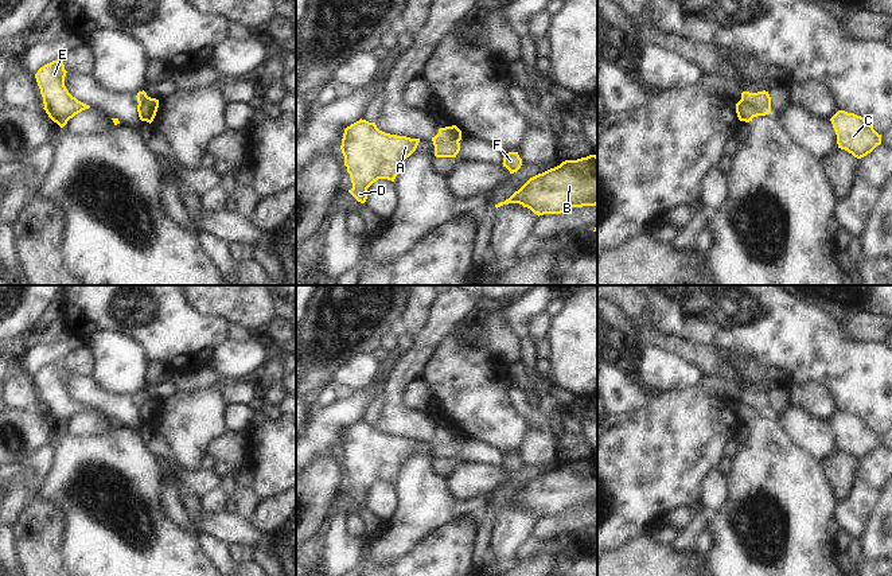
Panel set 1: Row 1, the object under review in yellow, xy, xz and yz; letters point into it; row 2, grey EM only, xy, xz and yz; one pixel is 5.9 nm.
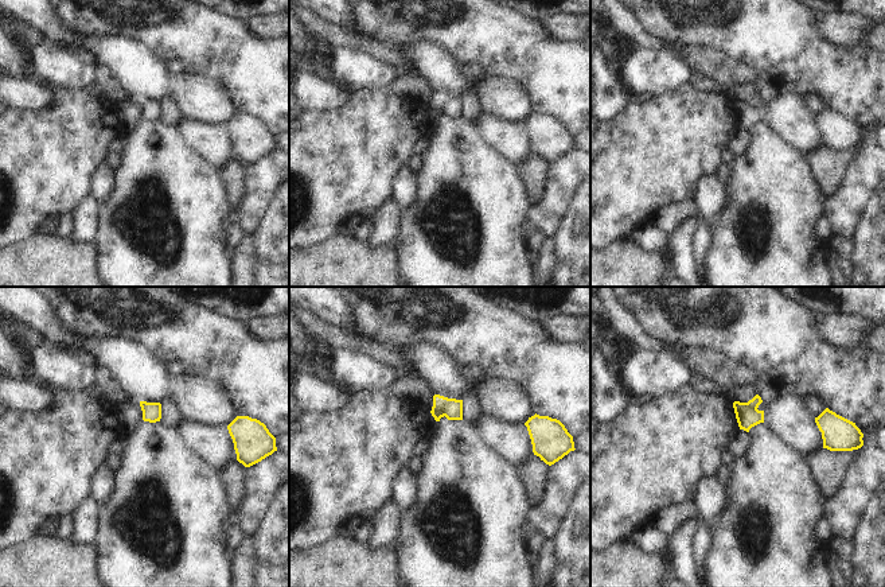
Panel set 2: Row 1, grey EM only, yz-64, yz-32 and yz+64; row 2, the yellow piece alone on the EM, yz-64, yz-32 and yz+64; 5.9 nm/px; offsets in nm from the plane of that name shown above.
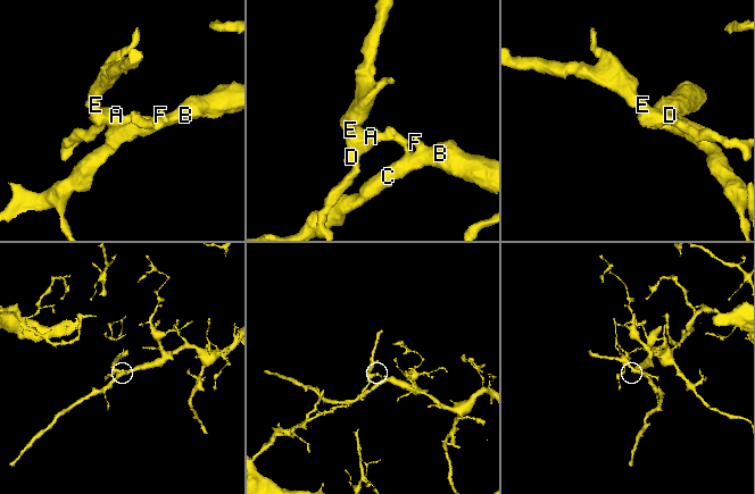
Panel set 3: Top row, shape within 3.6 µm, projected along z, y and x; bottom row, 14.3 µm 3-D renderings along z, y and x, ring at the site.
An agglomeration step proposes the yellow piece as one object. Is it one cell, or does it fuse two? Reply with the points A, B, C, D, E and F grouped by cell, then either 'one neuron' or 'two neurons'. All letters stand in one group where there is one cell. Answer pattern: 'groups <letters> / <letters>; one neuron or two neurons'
groups A D E / B C F; two neurons

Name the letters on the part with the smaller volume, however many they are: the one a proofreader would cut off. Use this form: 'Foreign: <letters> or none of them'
Foreign: A, D, E

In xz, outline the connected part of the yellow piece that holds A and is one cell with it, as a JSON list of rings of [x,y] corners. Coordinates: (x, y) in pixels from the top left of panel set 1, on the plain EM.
[[[359,421],[344,431],[342,440],[342,455],[344,467],[350,475],[352,490],[348,494],[361,505],[367,501],[367,490],[378,480],[394,483],[406,459],[417,449],[420,440],[390,436],[379,432],[375,424]]]

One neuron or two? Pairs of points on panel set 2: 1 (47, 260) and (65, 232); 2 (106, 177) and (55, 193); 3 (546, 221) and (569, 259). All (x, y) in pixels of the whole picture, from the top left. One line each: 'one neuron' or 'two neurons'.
1: two neurons
2: two neurons
3: two neurons

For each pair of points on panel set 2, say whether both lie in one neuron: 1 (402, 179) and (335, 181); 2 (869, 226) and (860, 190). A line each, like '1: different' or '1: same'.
1: different
2: different

